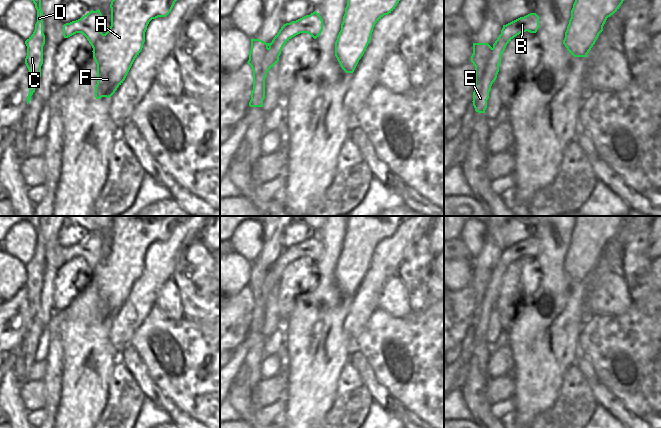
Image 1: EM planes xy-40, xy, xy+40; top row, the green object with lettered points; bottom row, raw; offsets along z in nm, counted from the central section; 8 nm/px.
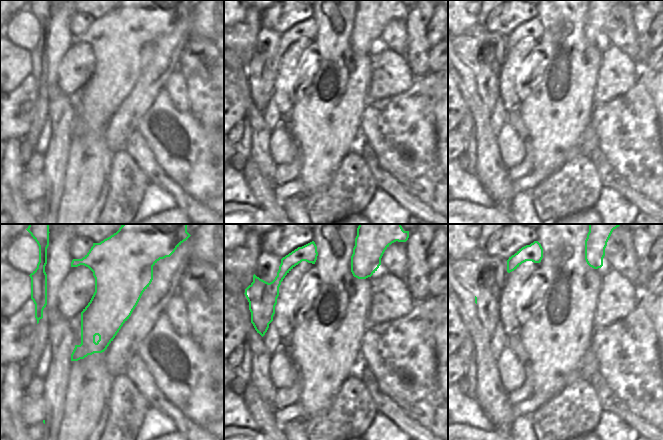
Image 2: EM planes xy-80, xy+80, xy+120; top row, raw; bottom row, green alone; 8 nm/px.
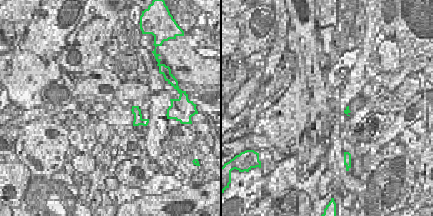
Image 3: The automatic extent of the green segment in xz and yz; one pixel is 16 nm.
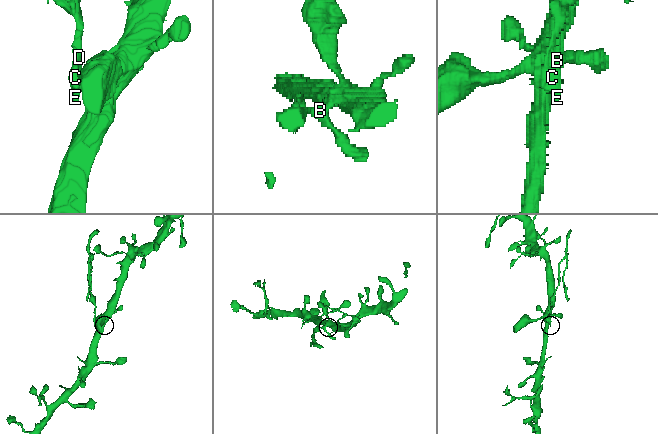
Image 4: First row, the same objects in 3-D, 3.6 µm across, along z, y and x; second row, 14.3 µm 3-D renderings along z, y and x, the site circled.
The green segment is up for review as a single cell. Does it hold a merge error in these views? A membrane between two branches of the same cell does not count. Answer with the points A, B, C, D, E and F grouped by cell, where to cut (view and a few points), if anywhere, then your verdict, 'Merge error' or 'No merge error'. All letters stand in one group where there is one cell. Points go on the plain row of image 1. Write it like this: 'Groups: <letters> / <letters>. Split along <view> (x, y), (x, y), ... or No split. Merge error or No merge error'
Groups: A B F / C D E. Split along xy (268, 272), (274, 276), (277, 285). Merge error

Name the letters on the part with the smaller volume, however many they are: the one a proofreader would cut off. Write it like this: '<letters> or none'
C, D, E

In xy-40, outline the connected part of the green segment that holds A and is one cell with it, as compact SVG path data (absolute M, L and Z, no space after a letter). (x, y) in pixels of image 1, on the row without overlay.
M115 216L111 225L111 250L103 258L103 240L100 234L93 235L76 245L63 249L63 260L68 262L82 257L93 272L93 282L97 288L97 308L95 322L111 321L125 304L135 282L145 266L145 256L152 243L166 241L172 234L181 216Z

